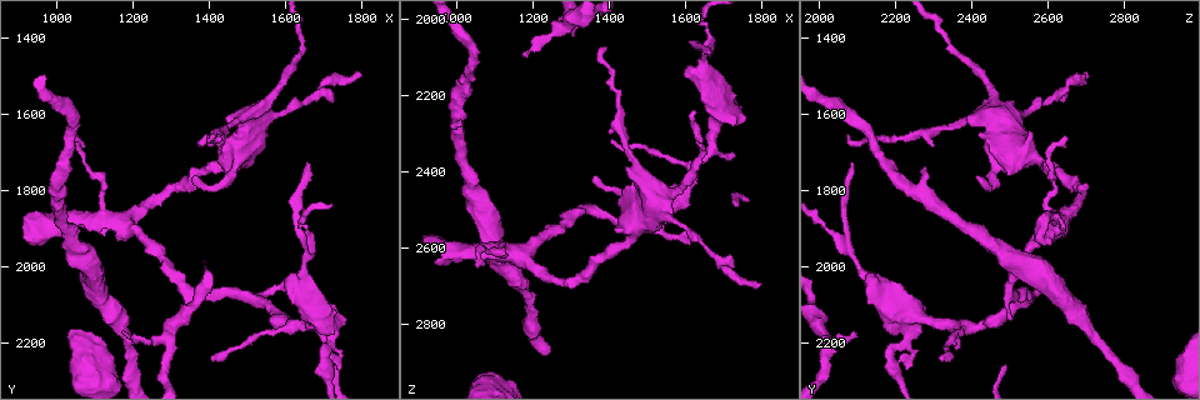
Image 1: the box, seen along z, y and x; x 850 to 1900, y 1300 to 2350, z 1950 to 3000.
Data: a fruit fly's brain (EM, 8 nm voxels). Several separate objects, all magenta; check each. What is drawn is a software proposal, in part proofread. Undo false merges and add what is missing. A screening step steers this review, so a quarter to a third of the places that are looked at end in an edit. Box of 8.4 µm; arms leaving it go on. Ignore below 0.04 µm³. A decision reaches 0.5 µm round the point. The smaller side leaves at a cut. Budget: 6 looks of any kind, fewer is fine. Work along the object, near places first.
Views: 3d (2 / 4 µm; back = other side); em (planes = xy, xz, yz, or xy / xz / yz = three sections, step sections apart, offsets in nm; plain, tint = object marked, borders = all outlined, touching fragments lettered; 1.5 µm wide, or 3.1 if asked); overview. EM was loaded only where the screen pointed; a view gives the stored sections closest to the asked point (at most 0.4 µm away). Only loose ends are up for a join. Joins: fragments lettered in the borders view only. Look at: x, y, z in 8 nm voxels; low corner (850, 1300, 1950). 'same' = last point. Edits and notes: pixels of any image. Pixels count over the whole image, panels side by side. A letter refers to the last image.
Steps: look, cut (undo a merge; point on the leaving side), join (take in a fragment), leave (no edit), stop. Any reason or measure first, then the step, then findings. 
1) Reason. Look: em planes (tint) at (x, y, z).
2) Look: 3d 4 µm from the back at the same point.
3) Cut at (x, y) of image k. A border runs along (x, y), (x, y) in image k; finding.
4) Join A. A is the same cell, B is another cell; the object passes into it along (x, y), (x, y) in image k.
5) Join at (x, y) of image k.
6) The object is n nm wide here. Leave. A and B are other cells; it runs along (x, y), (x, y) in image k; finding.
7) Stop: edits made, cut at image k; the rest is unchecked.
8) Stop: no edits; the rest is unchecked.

Tapers out. Look: em planes (borders) at (1390, 1660, 2075).

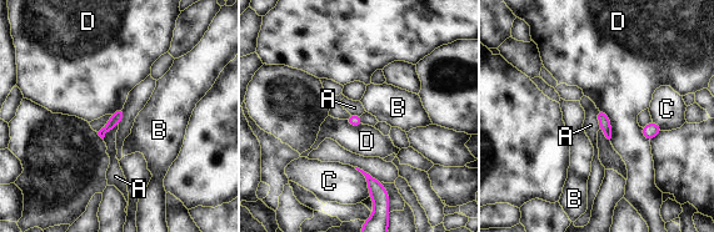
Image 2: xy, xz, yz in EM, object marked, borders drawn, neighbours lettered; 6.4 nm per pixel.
Leave. A, B, C and D are other cells; no lettered fragment goes on from it.

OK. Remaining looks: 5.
Sharp bend. Look: em planes (borders) at (1705, 2230, 2185).

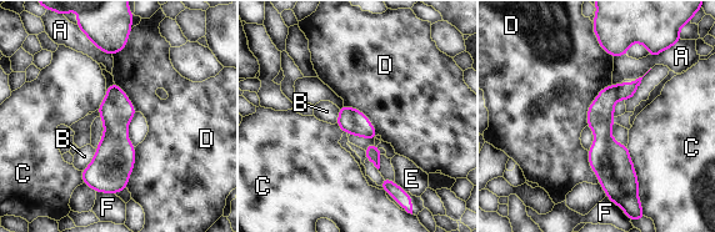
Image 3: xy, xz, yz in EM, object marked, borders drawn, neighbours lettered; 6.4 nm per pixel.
Cut at (600, 116) of image 3. A, B, C, D, E and F are other cells; a border runs along (615, 85), (619, 97) in image 3; a second cell is stuck on.

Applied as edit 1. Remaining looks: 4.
Look: overview.

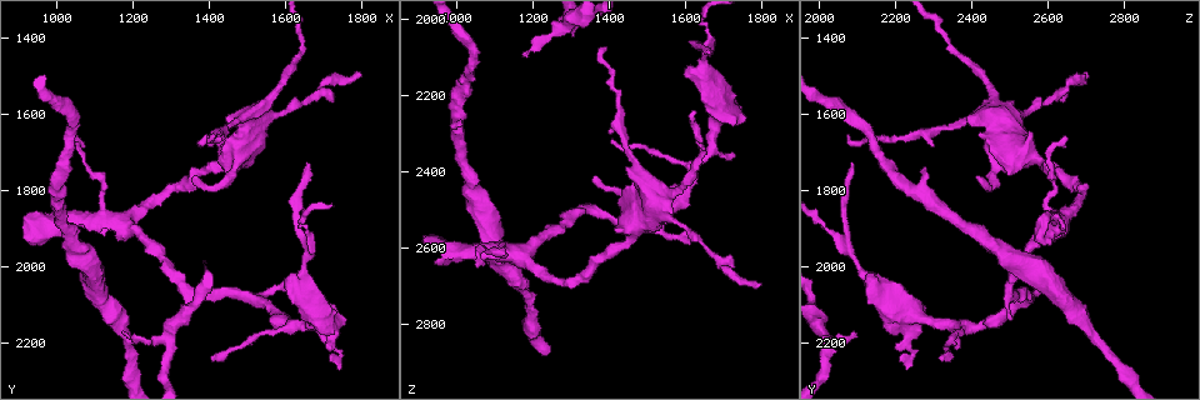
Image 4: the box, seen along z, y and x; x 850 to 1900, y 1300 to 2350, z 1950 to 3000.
Sharp bend. Look: em planes (borders) at (1360, 2085, 2500).

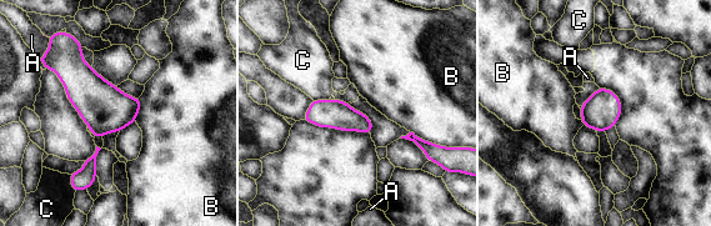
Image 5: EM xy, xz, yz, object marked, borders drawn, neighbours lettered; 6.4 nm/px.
Leave. A, B and C are other cells; a border runs along (139, 98), (140, 106), (135, 121) in image 5; continuous, no second cell.

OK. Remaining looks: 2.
Stop: edits made, cut at image 3; the rest is unchecked.

